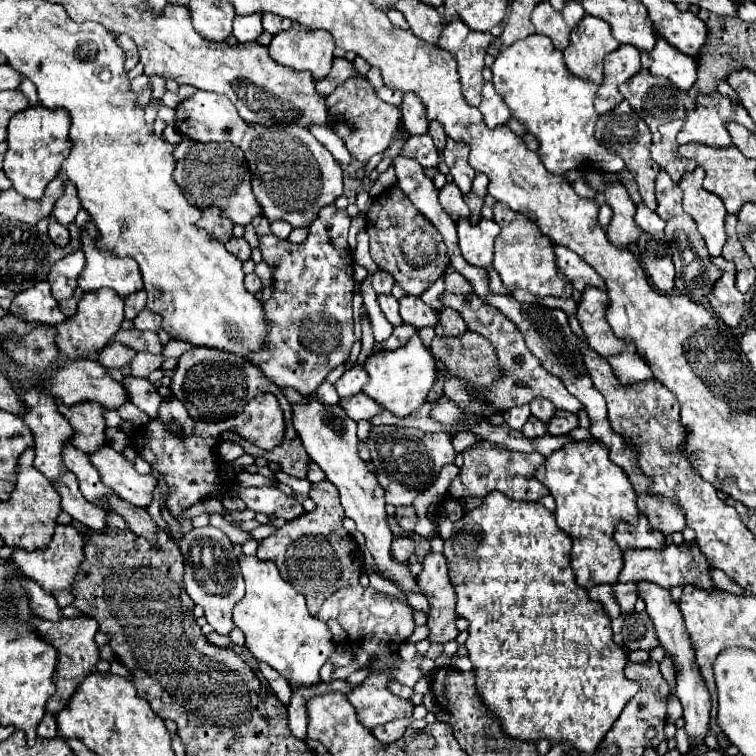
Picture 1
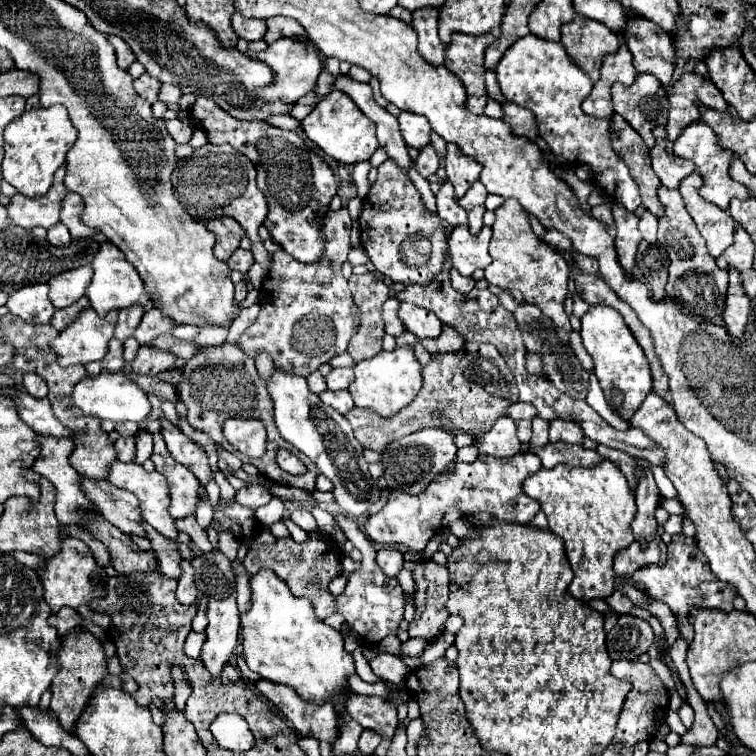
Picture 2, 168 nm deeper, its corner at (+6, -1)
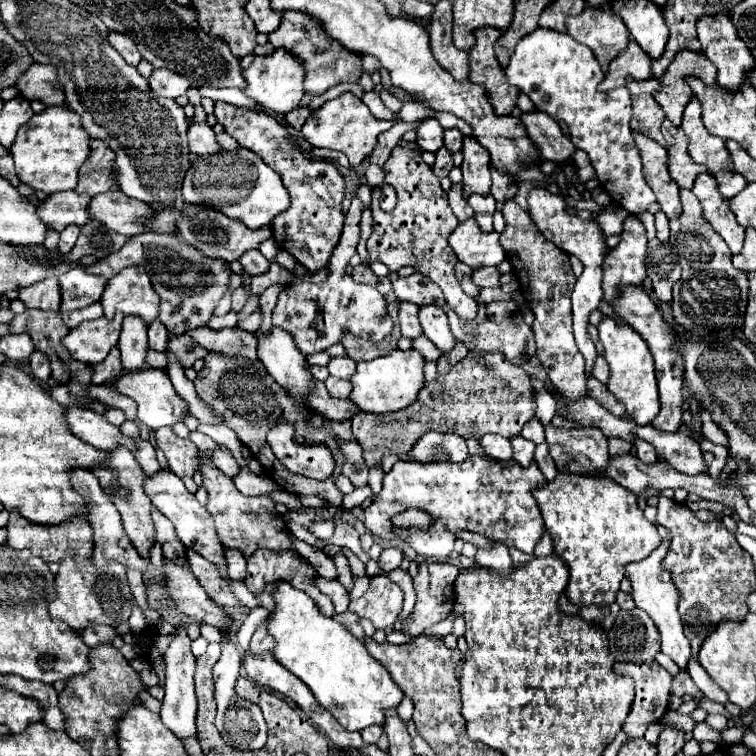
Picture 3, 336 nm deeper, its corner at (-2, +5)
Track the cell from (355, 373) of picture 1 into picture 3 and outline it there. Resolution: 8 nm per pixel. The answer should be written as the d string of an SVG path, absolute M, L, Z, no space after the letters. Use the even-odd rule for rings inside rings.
M337 356L337 358L329 360L327 370L335 378L349 378L353 374L353 370L355 370L355 362L349 356Z

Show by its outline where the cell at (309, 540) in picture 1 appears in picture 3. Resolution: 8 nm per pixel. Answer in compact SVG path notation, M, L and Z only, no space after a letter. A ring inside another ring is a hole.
M259 550L247 560L247 576L245 586L253 594L261 594L267 584L275 582L289 582L291 586L303 590L321 610L325 616L335 616L333 602L327 600L319 590L315 590L315 584L311 584L311 576L315 576L315 568L307 562L301 562L293 554L275 554L269 550Z

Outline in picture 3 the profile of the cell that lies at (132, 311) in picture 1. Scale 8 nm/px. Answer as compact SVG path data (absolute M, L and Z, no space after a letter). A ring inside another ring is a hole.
M125 316L117 348L121 352L121 364L123 364L125 372L141 370L145 364L147 350L149 350L147 324L143 324L143 320L139 320L135 316Z

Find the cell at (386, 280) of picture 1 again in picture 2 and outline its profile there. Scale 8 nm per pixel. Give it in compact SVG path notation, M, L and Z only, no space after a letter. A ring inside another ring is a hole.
M372 272L363 276L351 276L349 288L355 304L361 311L361 325L357 334L349 342L349 354L355 362L371 358L381 350L383 322L381 322L381 304L389 298L389 286L385 280L377 278Z

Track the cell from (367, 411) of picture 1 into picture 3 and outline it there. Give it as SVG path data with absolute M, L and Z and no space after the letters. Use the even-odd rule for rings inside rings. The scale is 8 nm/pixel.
M329 376L325 380L325 388L333 398L349 398L351 394L351 382L349 380L339 380L335 376Z

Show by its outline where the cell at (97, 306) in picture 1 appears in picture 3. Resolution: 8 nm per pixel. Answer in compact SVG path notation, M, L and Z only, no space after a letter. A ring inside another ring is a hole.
M115 316L113 320L97 318L87 320L73 328L65 338L63 344L69 350L71 358L83 364L99 364L107 358L109 350L117 344L119 332L121 332L121 320L123 316Z

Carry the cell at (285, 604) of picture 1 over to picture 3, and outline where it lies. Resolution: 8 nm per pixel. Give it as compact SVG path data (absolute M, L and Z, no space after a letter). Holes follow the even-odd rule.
M275 584L275 612L269 616L269 632L275 636L275 658L303 680L315 700L329 710L347 730L363 730L365 726L385 724L385 712L397 708L405 698L403 690L393 682L389 672L365 650L365 646L343 628L343 624L327 618L315 608L311 598L291 588L291 584Z

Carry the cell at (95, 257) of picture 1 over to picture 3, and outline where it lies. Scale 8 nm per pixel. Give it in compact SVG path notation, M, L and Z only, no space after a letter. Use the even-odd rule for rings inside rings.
M139 266L123 268L123 272L111 278L101 300L105 318L113 320L115 312L123 312L139 316L147 326L159 316L159 302L147 272Z

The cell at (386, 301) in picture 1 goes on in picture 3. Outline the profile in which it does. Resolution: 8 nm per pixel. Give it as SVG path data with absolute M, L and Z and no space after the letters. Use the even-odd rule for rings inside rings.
M401 302L399 304L399 324L401 324L401 334L405 338L419 338L423 336L423 328L419 324L419 306L411 304L411 302Z

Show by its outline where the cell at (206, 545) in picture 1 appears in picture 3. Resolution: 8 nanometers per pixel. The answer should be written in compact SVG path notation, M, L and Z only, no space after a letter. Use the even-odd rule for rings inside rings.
M225 642L221 646L221 658L213 666L213 682L215 682L215 702L217 702L217 716L215 716L215 728L219 730L225 744L239 748L239 750L261 750L267 740L267 724L263 718L263 712L257 704L237 696L235 684L241 674L241 656L237 648L231 642Z

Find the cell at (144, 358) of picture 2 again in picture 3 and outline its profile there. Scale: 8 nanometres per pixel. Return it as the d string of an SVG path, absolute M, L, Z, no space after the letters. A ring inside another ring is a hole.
M189 334L169 340L167 348L169 348L169 352L173 352L177 356L177 360L183 364L183 368L191 368L197 360L203 360L209 354L209 350L205 350L197 342L193 342L193 338Z

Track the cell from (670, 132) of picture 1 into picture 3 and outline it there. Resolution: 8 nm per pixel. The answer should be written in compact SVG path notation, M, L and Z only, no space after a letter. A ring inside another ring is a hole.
M665 122L663 128L665 128L665 138L669 142L669 148L667 148L667 152L669 152L669 174L679 184L679 188L691 190L697 174L705 172L707 168L703 168L703 164L693 162L693 158L689 156L687 136L681 132L681 128L675 128L669 122Z

